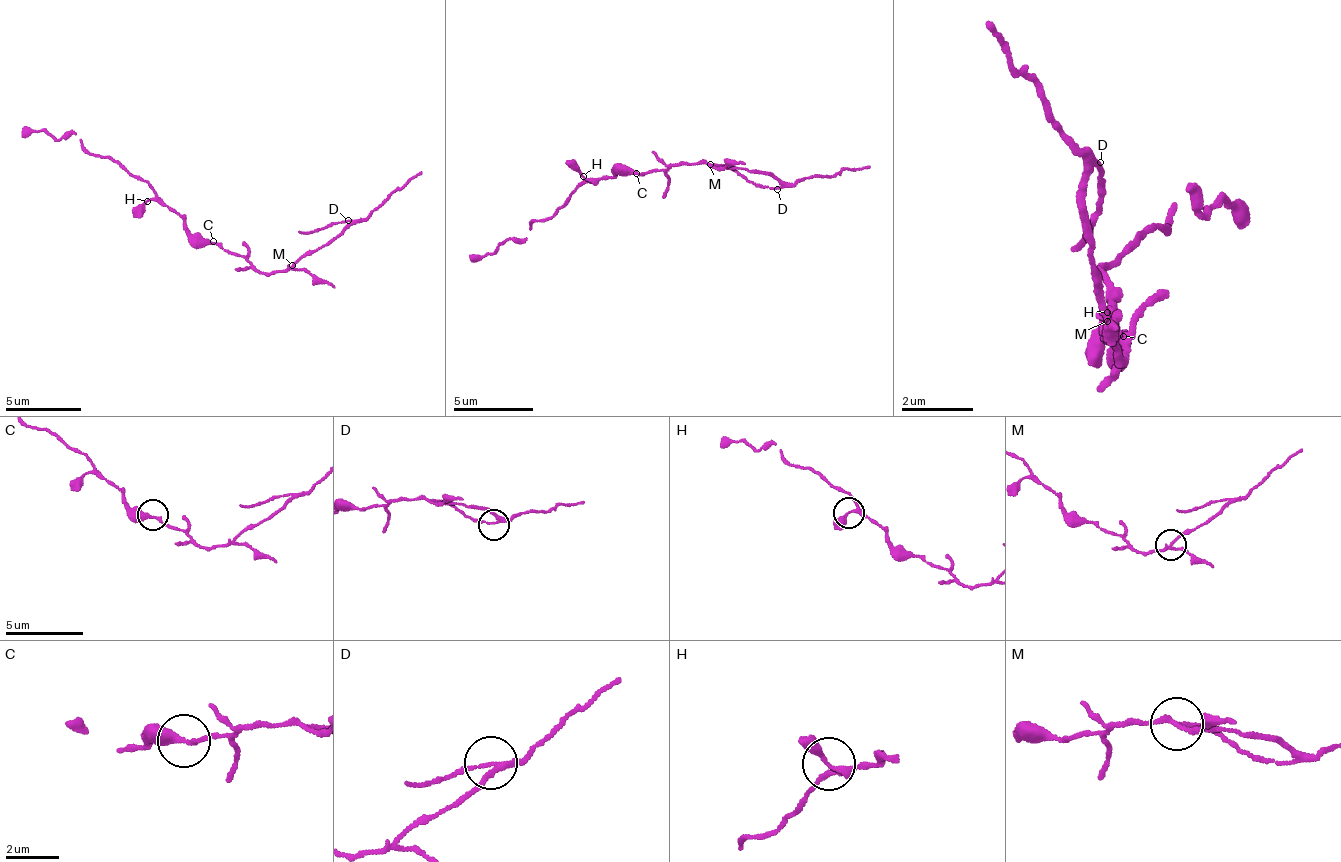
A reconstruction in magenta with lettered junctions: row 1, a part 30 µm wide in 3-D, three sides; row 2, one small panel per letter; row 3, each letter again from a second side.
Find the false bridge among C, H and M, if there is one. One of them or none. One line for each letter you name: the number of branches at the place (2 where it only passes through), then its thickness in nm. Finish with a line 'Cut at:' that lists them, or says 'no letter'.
M: Branches: 3. Thickness 160 nm
Cut at: M

